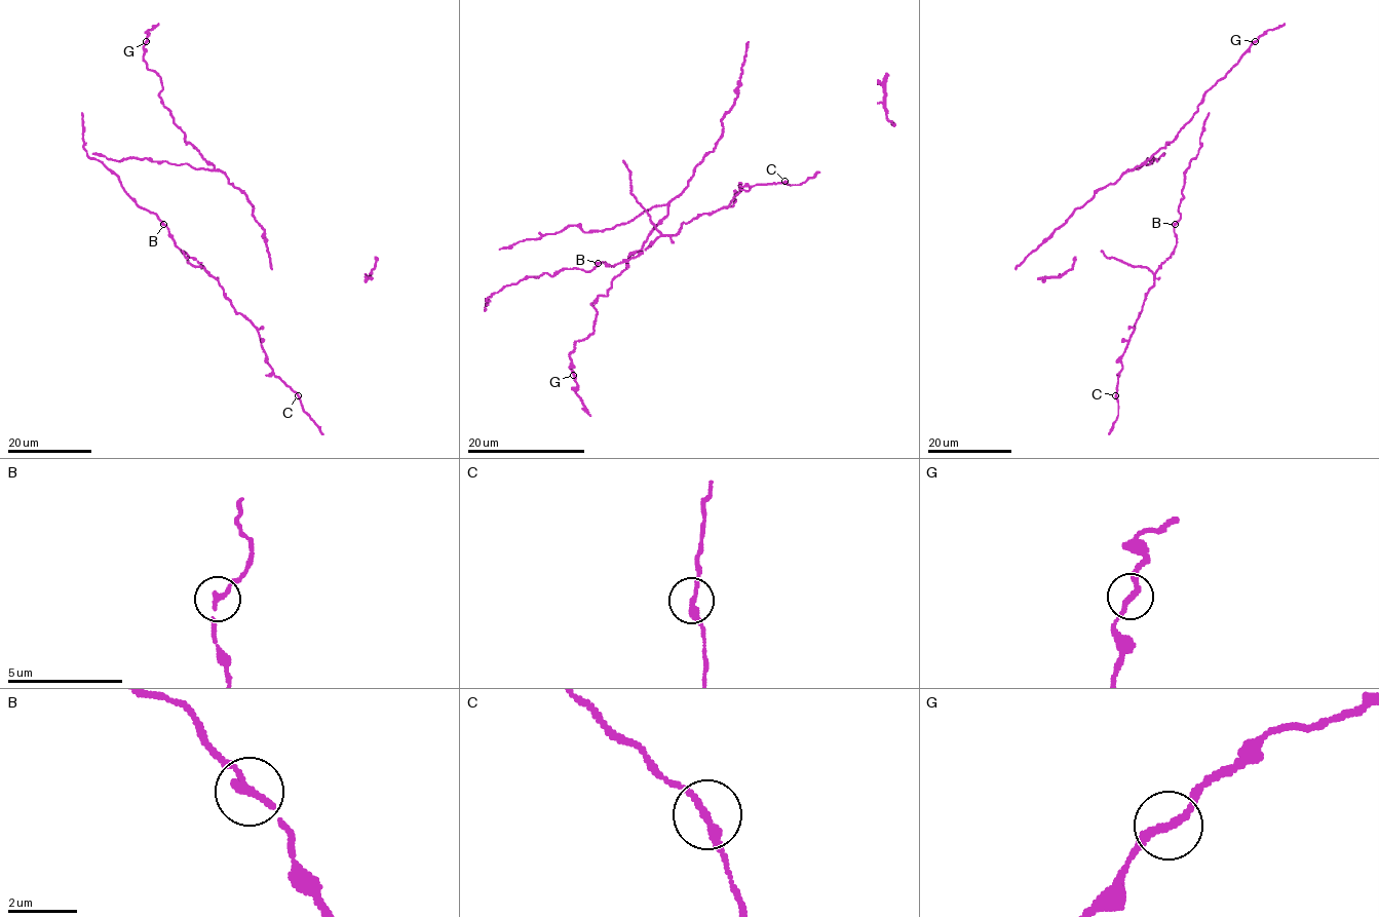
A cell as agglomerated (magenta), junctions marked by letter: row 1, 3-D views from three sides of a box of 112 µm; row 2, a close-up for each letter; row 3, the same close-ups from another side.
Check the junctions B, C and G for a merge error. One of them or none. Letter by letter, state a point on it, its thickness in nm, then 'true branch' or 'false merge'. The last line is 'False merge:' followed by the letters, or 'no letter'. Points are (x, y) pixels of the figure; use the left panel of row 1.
B: at (163, 224); 220 nm thick; true branch
C: at (298, 395); 240 nm thick; true branch
G: at (146, 41); 220 nm thick; true branch
False merge: no letter

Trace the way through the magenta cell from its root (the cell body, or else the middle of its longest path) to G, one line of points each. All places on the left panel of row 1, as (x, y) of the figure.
G: (109, 158), (150, 158), (196, 169), (214, 168), (185, 141), (163, 106), (160, 77), (143, 58), (146, 41)

